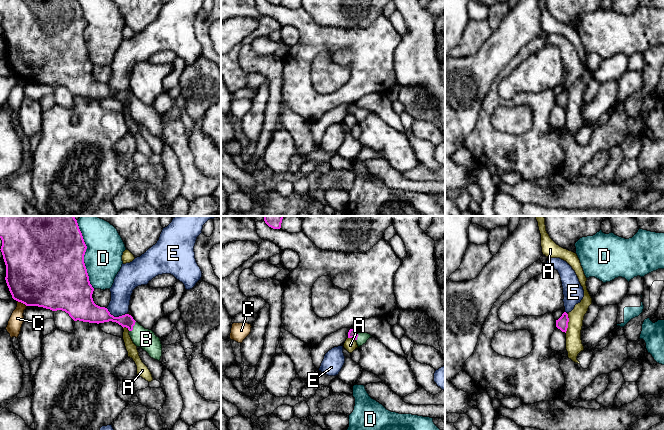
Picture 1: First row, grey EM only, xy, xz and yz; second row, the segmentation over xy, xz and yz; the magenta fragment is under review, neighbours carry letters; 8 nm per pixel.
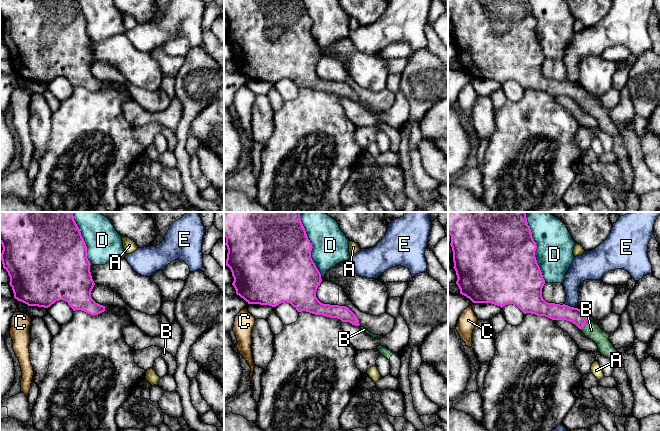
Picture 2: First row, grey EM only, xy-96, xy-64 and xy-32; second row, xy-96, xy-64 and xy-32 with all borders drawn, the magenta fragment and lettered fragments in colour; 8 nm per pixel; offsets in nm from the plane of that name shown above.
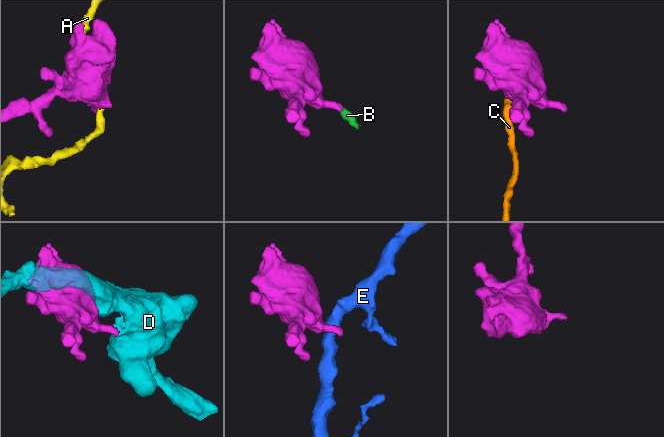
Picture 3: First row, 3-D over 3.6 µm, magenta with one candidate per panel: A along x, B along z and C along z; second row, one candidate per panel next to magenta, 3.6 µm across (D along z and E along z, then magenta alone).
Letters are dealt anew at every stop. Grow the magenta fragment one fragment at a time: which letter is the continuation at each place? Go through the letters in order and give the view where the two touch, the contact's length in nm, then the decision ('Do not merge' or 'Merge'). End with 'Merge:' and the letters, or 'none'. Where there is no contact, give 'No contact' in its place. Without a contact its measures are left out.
A: Touches magenta in yz. Shared border 160 nm. Do not merge
B: Touches magenta in xy. Shared border 100 nm. Merge
C: Touches magenta in xy. Shared border 90 nm. Do not merge
D: Touches magenta in xy. Shared border 550 nm. Do not merge
E: Touches magenta in xy. Shared border 180 nm. Do not merge
Merge: B

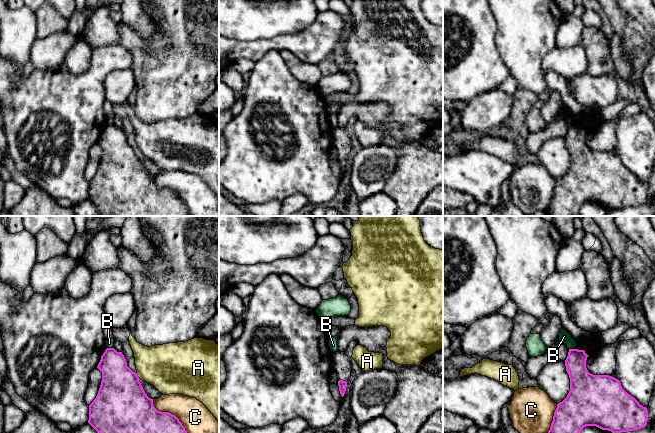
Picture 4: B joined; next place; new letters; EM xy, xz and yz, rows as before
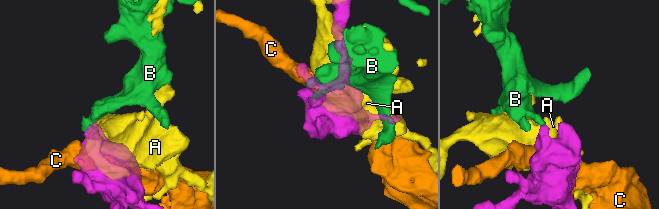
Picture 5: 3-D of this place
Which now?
A: Touches magenta in xy. Shared border 50 nm. Do not merge
B: Touches magenta in xy. Shared border 50 nm. Do not merge
C: Touches magenta in xy. Shared border 400 nm. Do not merge
Merge: none

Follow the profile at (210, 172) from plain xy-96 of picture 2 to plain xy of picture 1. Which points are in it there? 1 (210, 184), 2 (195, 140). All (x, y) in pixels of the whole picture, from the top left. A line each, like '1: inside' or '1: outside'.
1: outside
2: inside

